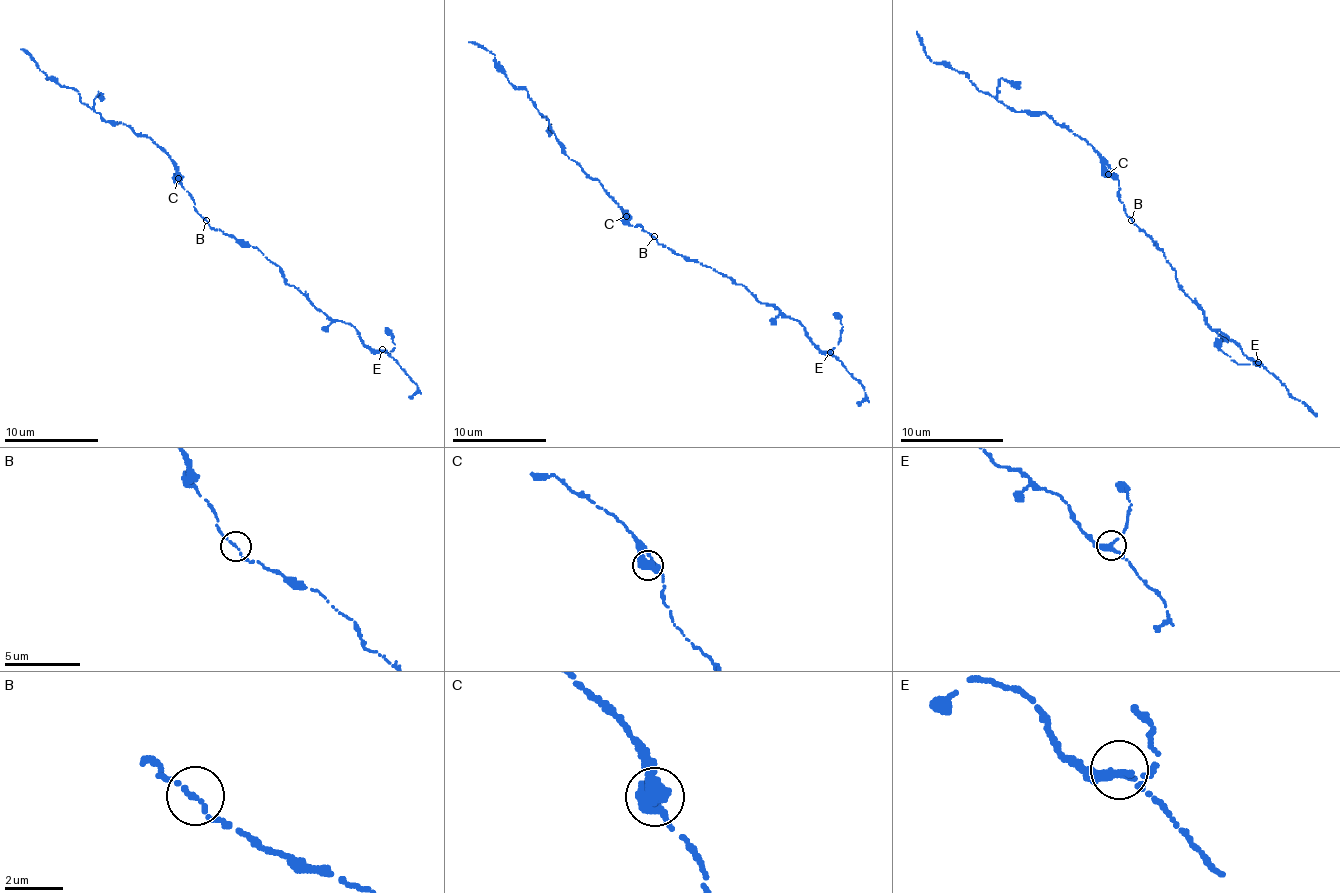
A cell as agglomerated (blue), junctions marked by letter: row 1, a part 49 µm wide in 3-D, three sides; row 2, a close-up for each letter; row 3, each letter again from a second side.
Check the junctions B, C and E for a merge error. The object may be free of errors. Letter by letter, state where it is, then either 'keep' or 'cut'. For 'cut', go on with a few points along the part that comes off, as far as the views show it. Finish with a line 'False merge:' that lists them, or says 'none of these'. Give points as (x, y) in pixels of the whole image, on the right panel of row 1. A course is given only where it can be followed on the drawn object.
B: place (1131, 220); keep
C: place (1108, 174); keep
E: place (1258, 362); keep
False merge: none of these

